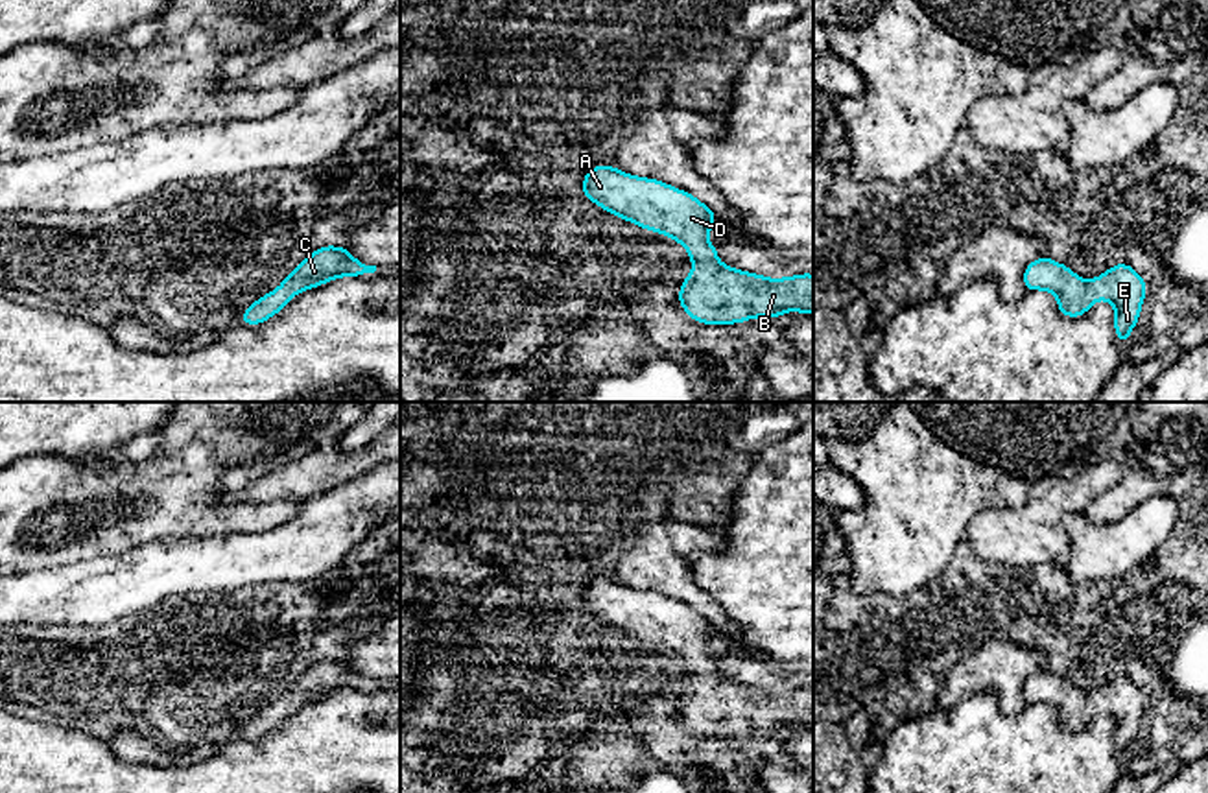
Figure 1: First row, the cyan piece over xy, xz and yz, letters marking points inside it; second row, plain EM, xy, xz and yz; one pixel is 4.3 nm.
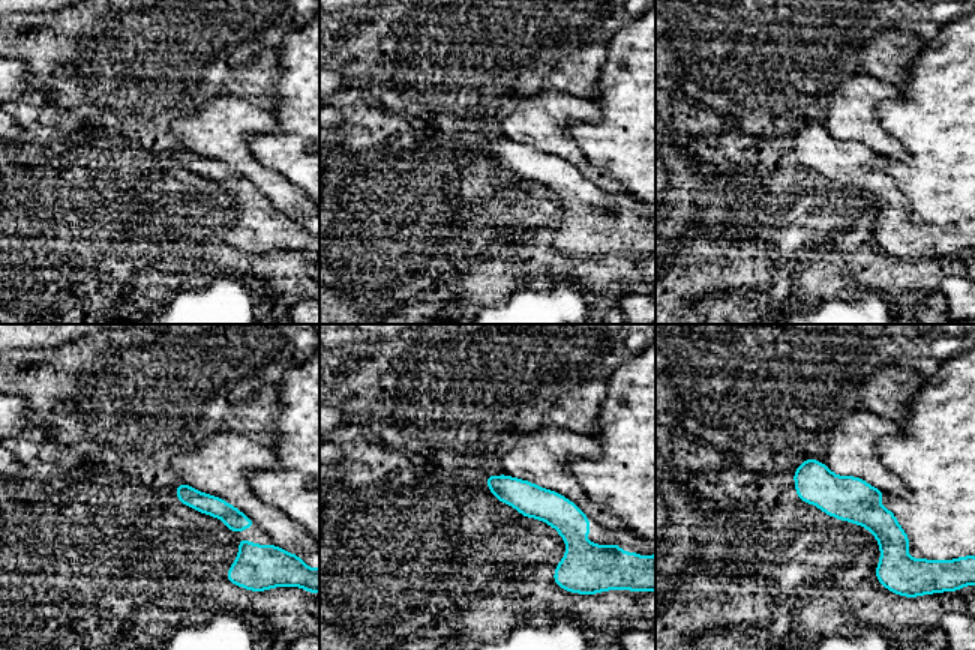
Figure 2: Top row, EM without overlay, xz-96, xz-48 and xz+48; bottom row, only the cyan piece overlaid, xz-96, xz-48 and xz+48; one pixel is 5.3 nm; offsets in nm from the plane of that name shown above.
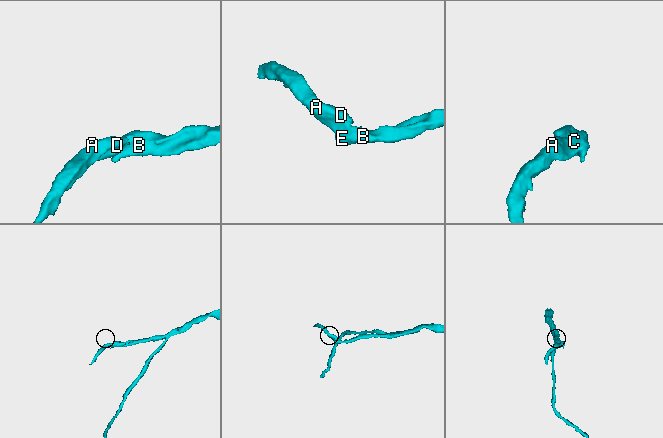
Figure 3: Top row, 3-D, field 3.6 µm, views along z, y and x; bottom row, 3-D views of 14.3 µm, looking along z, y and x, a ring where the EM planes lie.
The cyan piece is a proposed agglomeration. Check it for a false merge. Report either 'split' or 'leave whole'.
leave whole

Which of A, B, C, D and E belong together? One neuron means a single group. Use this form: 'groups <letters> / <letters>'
groups A B C D E

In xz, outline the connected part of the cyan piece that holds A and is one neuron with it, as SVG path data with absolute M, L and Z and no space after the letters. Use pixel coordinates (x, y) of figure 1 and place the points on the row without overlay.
M598 577L583 590L583 610L686 660L693 682L681 697L679 717L693 734L734 738L786 725L813 727L813 688L767 692L719 675L708 655L716 625L692 607Z

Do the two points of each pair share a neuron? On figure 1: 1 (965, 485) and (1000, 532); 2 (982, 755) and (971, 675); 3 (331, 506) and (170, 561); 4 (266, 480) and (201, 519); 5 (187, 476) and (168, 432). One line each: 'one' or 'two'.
1: two
2: two
3: one
4: two
5: two

